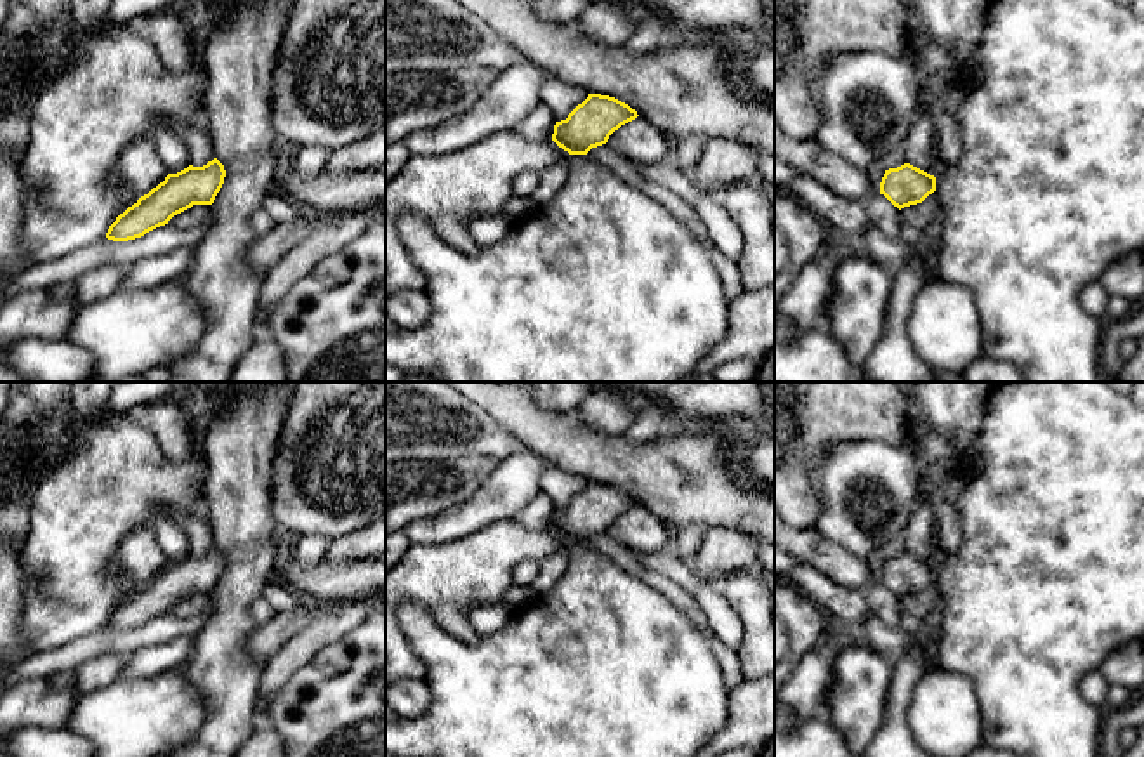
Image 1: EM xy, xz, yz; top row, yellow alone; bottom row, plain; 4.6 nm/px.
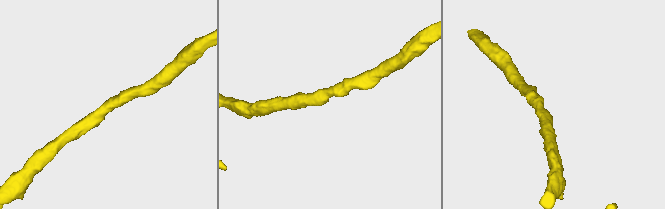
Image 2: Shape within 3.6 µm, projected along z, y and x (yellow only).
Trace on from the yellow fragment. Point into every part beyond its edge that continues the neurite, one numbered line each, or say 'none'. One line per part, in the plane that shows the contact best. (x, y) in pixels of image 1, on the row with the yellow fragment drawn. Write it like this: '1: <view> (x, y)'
none

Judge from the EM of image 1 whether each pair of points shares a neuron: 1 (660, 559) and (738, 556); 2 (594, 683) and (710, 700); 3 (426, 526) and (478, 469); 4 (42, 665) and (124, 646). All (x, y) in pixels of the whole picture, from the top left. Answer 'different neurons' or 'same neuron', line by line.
1: different neurons
2: same neuron
3: different neurons
4: same neuron

